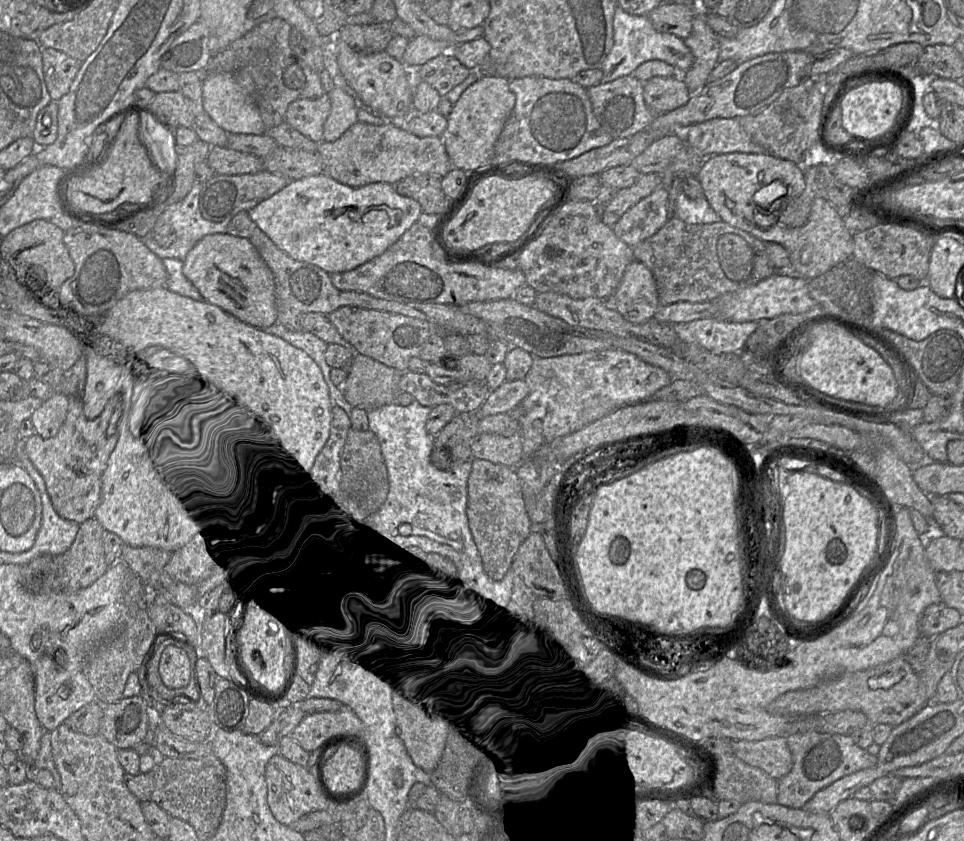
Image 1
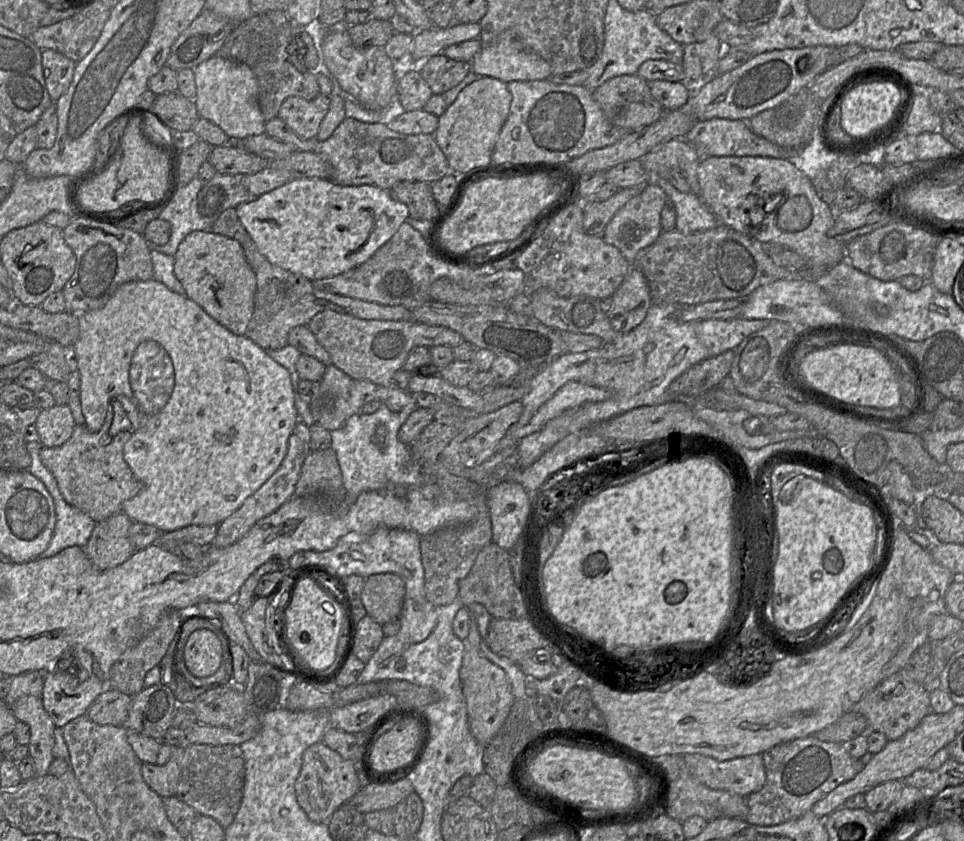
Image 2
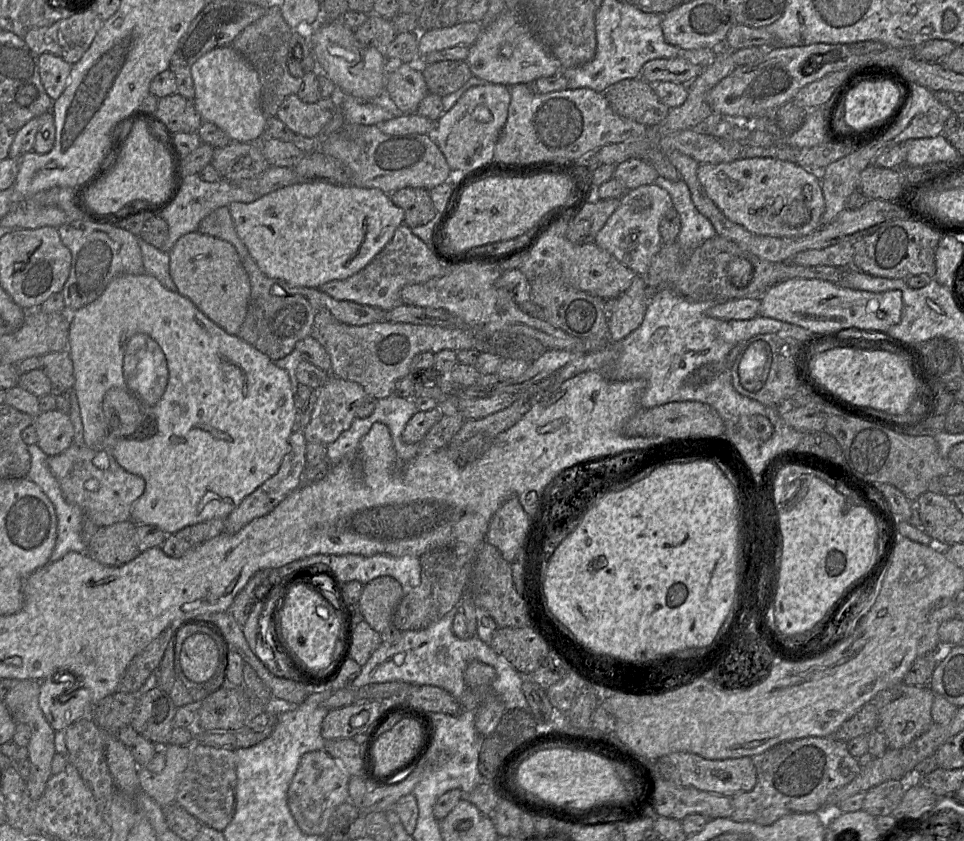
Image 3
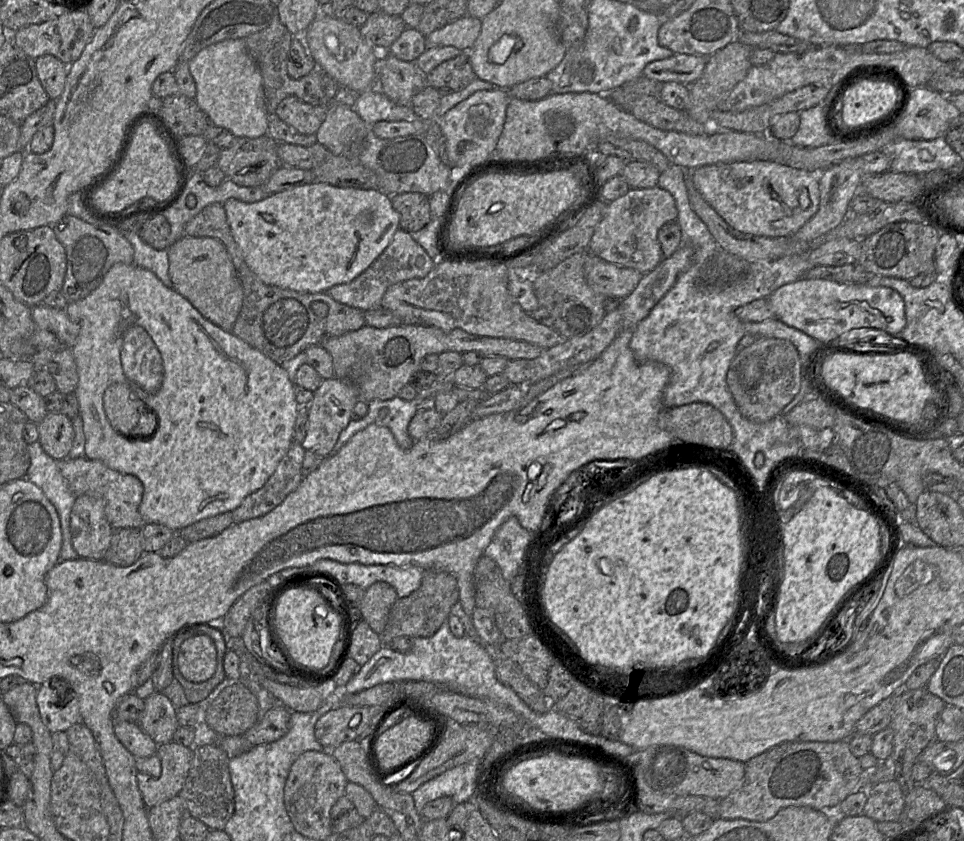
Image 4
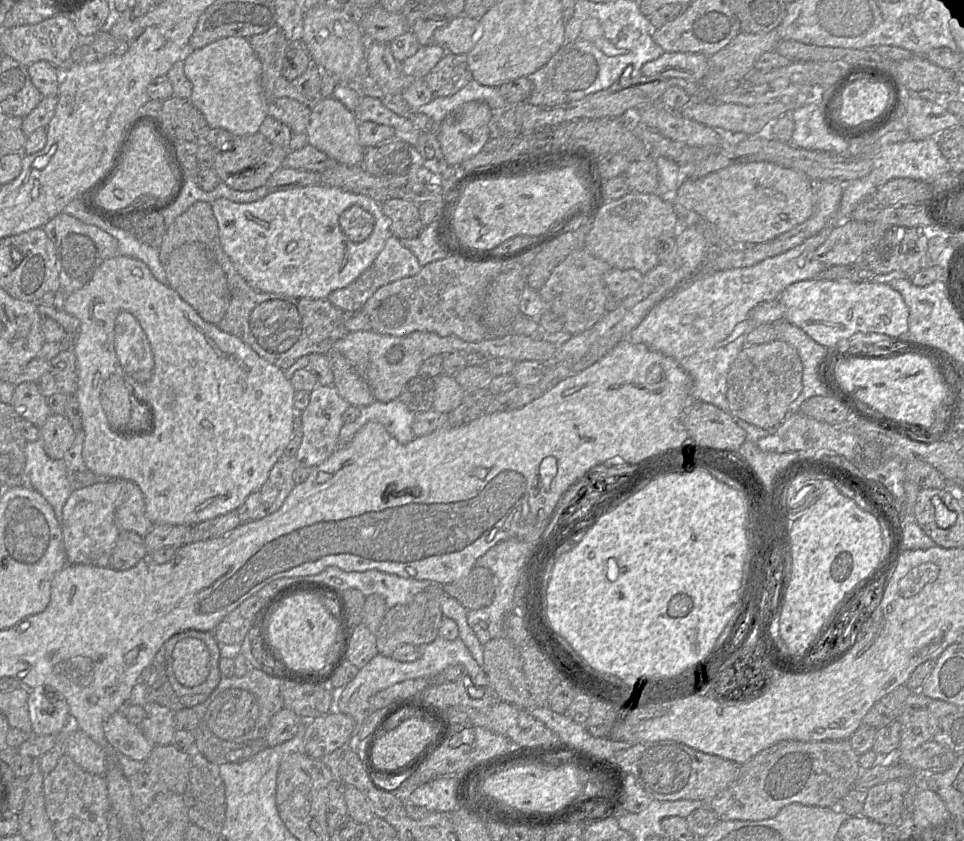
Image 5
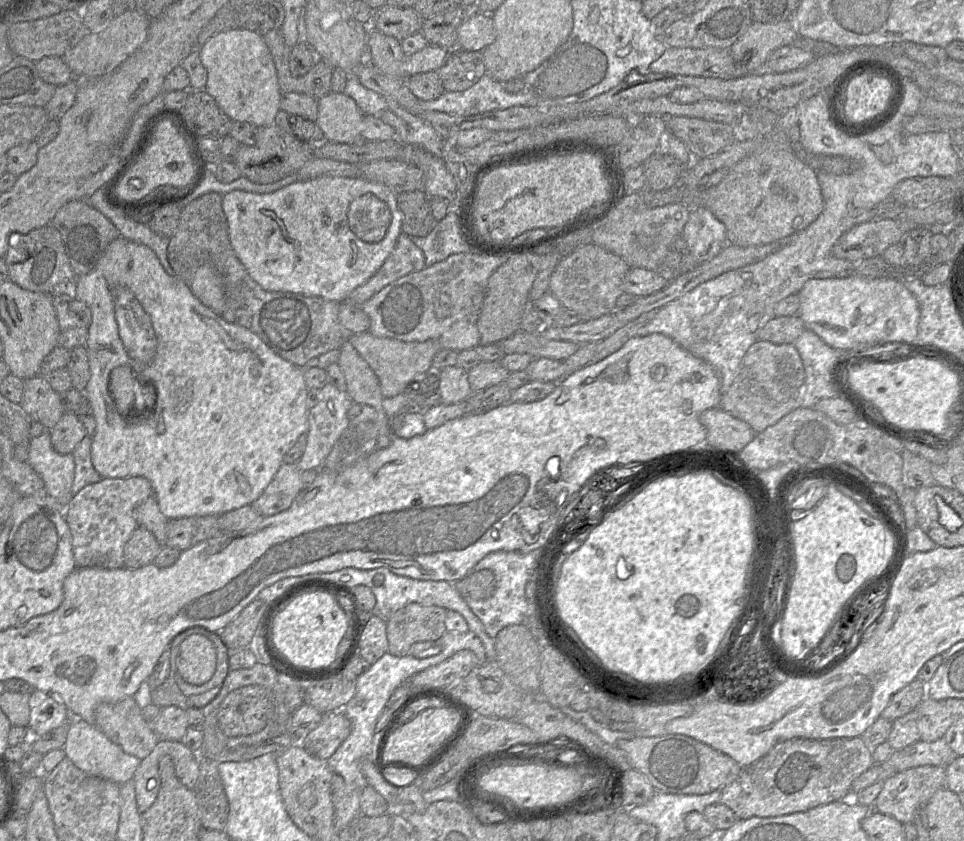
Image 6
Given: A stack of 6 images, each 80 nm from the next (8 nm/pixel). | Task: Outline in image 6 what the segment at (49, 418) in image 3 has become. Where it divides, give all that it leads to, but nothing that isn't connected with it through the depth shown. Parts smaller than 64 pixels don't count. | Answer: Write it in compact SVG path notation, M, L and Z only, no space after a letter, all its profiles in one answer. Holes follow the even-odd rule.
M65 412L49 431L52 448L59 454L72 453L86 436L83 423L75 413Z

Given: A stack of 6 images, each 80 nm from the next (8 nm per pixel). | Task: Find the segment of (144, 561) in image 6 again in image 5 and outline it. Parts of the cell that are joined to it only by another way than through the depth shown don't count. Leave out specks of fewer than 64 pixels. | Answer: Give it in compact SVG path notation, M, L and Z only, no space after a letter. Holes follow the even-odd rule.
M120 531L110 556L109 566L115 570L127 570L147 555L142 536L132 531Z

